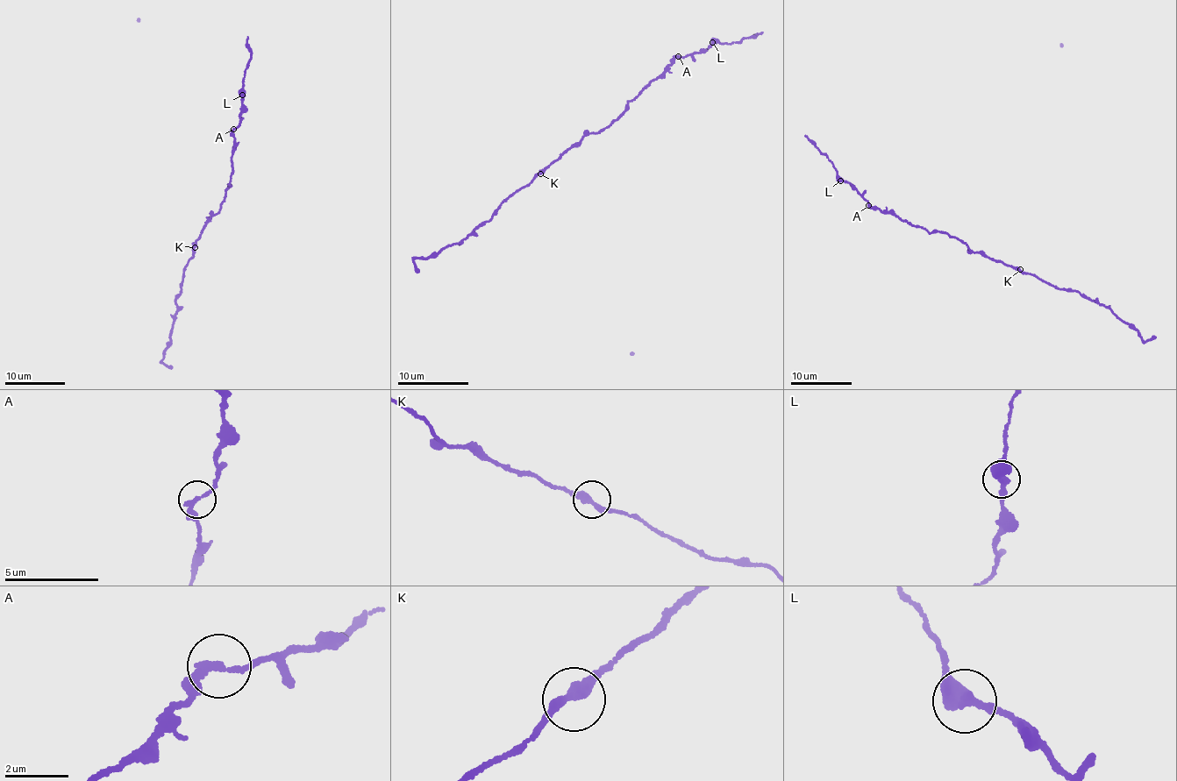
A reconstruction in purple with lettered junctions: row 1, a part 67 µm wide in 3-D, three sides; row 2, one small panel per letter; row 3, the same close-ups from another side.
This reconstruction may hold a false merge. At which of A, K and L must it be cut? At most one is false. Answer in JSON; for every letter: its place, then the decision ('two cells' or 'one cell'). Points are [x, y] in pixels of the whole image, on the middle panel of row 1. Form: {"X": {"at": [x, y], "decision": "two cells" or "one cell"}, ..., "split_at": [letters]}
{"A": {"at": [678, 56], "decision": "one cell"}, "K": {"at": [540, 173], "decision": "one cell"}, "L": {"at": [712, 42], "decision": "two cells"}, "split_at": ["L"]}

